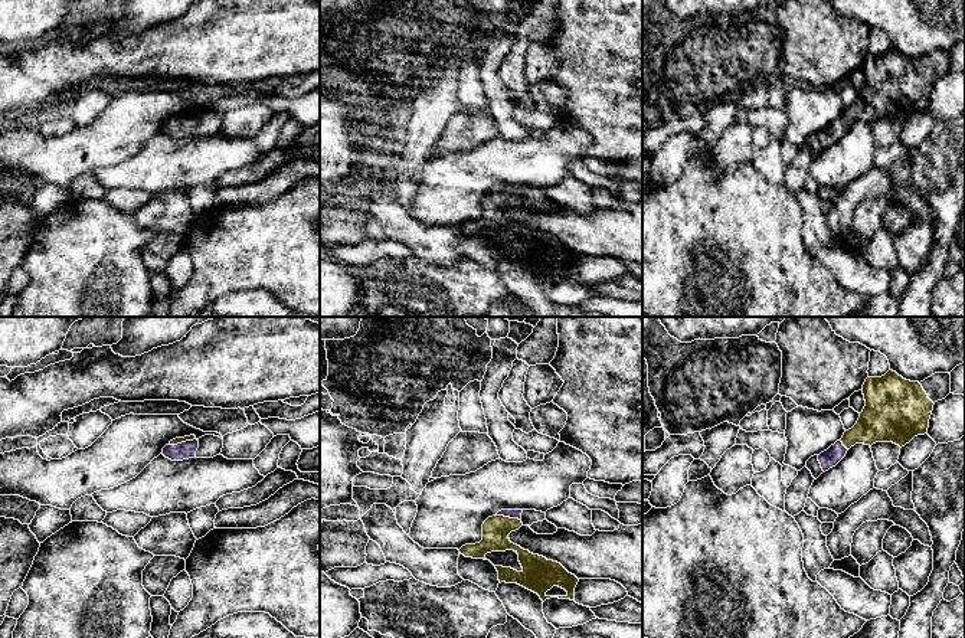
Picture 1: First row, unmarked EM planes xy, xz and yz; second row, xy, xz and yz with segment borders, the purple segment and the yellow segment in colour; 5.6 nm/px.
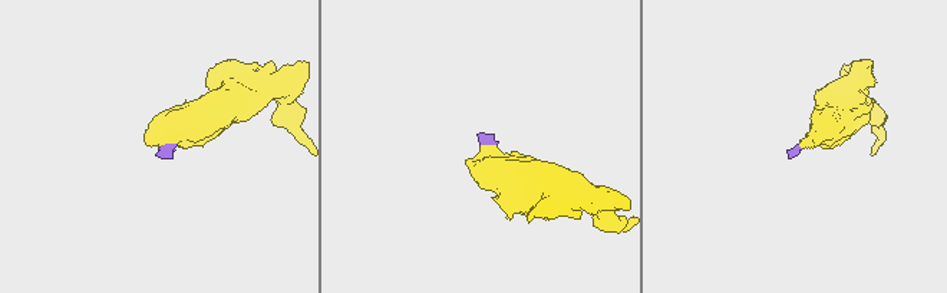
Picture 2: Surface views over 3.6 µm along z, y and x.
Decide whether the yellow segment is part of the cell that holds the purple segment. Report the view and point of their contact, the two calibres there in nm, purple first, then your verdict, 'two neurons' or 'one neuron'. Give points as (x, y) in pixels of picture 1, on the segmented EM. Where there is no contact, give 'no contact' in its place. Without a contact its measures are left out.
xy (182, 442) | 100/40 nm | one neuron

